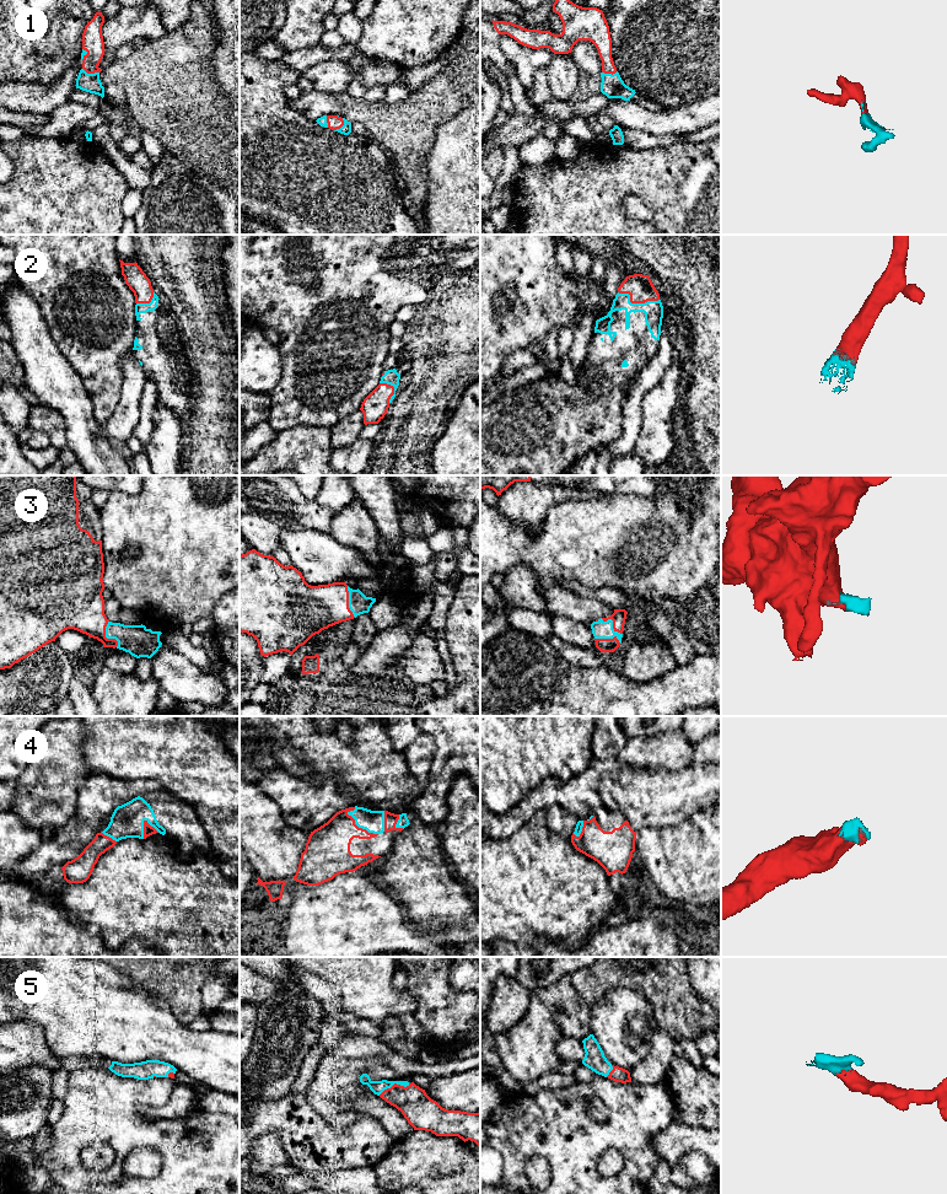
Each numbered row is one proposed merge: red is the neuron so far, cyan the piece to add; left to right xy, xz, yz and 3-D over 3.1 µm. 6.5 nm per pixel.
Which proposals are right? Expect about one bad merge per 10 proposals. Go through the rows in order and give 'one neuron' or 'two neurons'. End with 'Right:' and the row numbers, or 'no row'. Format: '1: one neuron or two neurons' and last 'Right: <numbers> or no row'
1: one neuron
2: one neuron
3: one neuron
4: one neuron
5: one neuron
Right: 1, 2, 3, 4, 5

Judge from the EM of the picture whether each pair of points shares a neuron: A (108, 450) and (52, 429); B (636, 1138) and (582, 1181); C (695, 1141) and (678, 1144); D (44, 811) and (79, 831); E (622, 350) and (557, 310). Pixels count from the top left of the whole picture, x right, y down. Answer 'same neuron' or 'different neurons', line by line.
A: different neurons
B: same neuron
C: same neuron
D: different neurons
E: different neurons

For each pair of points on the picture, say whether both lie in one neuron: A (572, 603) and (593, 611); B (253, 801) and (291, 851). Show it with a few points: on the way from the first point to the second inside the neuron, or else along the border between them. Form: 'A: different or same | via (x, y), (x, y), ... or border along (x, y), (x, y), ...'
A: same | via (577, 608), (588, 611)
B: same | via (253, 815), (278, 840)

